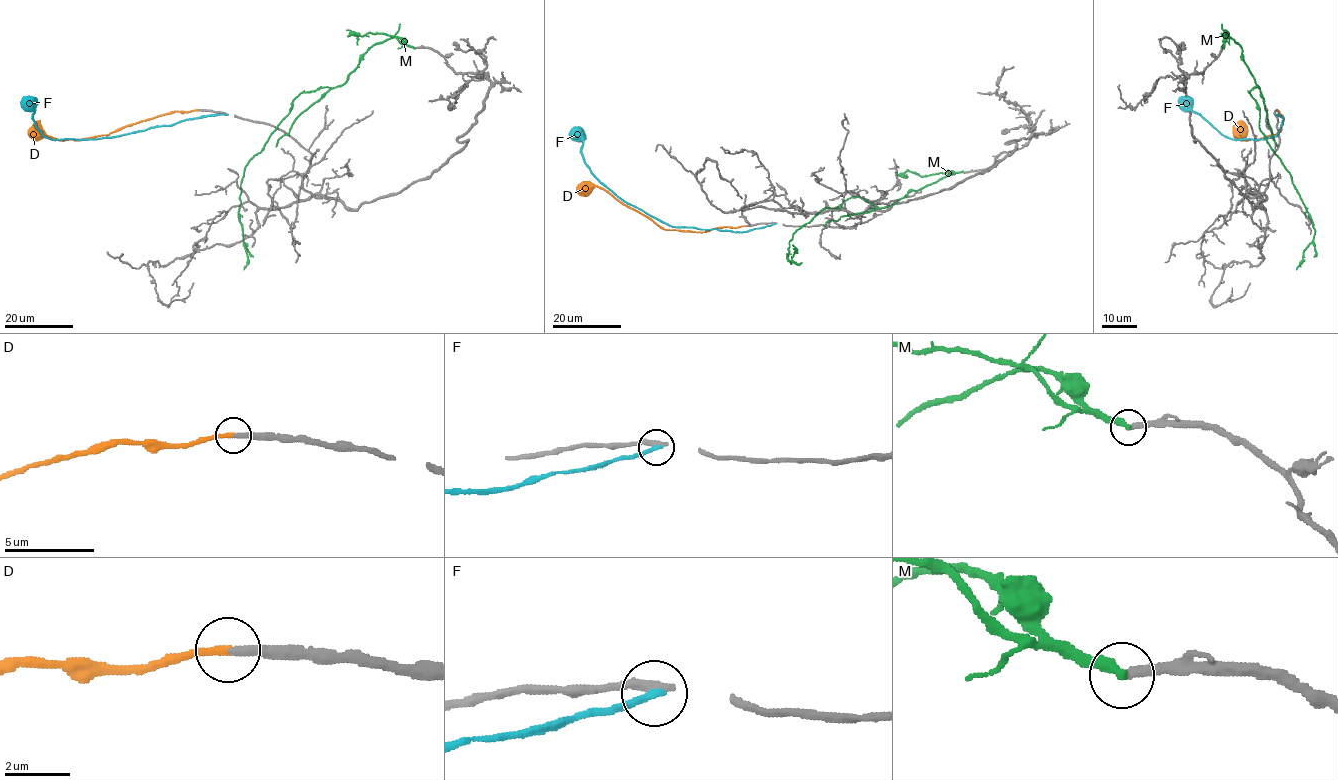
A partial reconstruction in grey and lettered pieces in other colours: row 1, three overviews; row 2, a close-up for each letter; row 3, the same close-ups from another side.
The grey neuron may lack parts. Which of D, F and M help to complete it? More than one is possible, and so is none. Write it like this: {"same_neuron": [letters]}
{"same_neuron": ["D"]}

